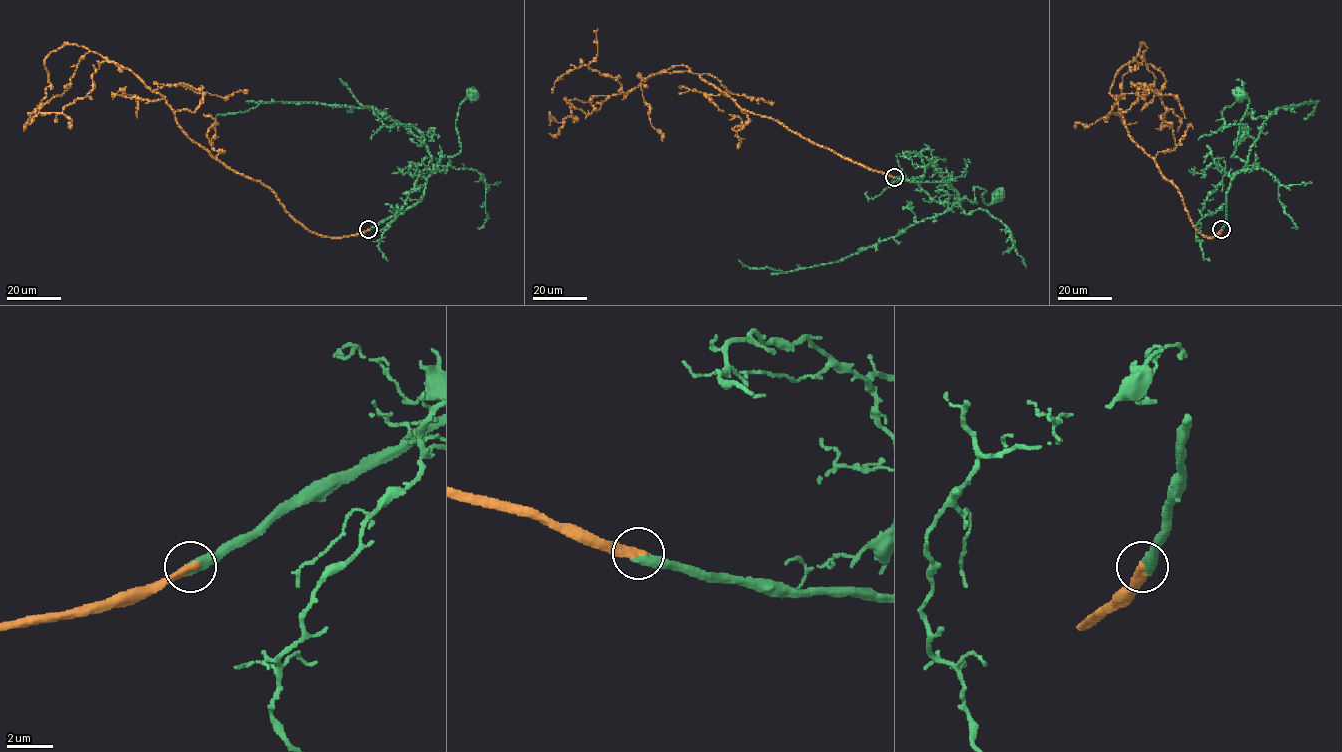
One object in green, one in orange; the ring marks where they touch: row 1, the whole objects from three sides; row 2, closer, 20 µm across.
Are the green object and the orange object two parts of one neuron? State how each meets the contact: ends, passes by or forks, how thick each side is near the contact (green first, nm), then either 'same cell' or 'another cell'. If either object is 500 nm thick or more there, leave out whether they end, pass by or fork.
green ends there; orange ends there; 480 nm thick on the green side, 380 nm on the other; same cell

